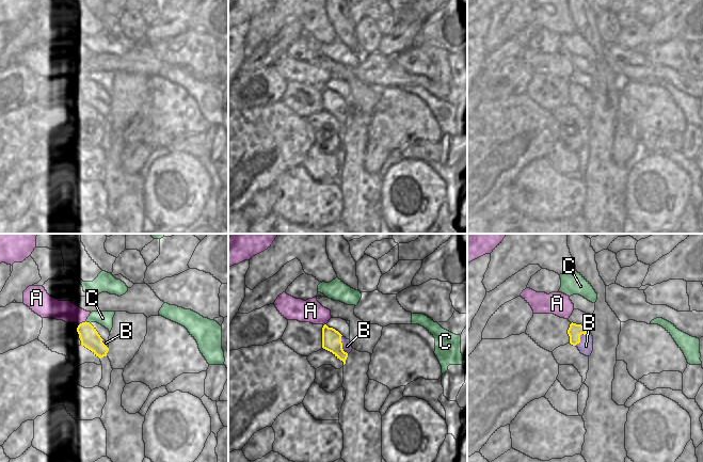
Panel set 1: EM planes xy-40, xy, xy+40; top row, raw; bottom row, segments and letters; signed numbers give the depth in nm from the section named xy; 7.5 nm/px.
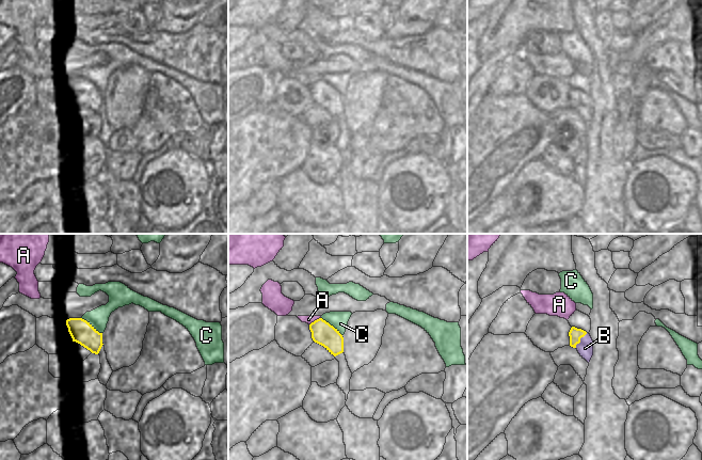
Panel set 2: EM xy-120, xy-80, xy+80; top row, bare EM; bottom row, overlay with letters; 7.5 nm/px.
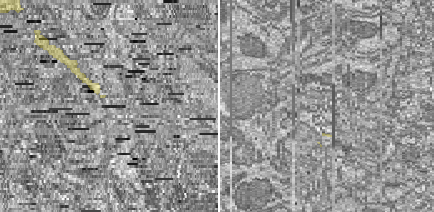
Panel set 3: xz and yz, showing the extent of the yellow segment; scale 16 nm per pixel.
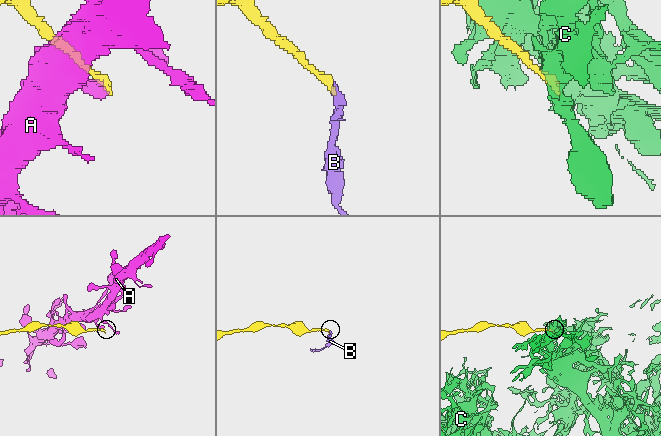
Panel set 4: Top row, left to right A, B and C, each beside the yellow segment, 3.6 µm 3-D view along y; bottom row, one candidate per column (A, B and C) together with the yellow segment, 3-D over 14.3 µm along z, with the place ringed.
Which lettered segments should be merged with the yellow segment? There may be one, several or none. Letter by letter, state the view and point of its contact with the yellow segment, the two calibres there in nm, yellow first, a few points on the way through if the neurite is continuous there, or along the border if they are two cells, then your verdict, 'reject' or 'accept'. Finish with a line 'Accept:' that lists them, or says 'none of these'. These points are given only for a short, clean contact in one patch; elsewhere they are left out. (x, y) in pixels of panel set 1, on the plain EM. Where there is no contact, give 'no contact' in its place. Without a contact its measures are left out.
A: meets yellow in xy-40 at (82, 83); 150 nm thick on the yellow side, 150 nm on the other; border along xy-40 (85, 81), (79, 85); reject
B: meets yellow in xy+40 at (579, 98); 100 nm thick on the yellow side, 110 nm on the other; border along xy+40 (587, 92), (580, 96), (580, 101), (575, 106); reject
C: meets yellow in xy-40 at (88, 83); 150 nm thick on the yellow side, 110 nm on the other; border along xy-40 (85, 82), (90, 84); reject
Accept: none of these

